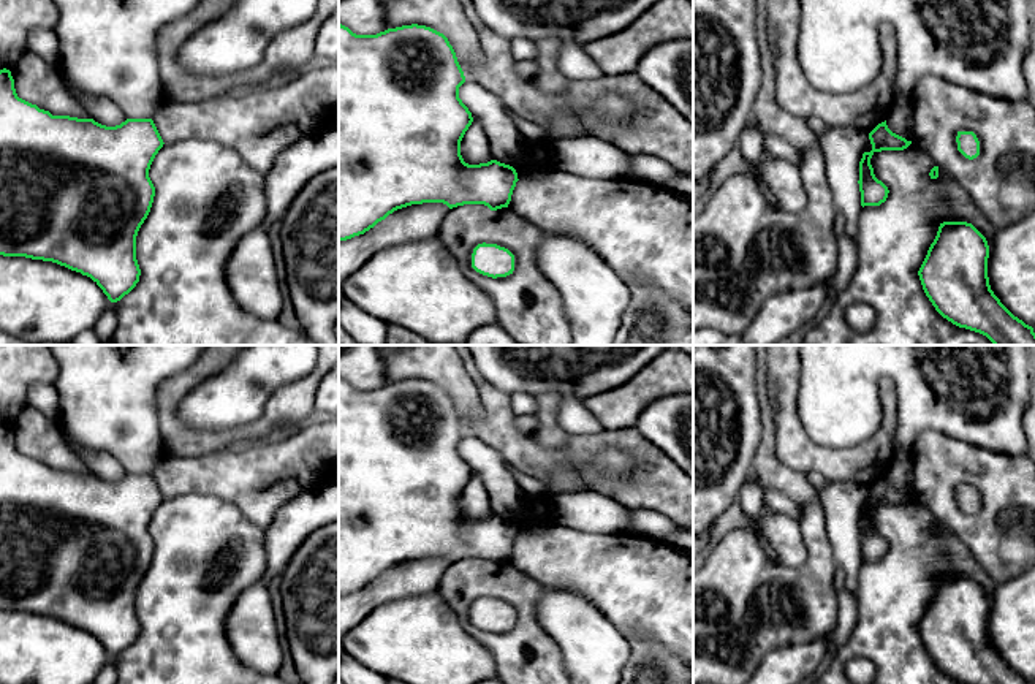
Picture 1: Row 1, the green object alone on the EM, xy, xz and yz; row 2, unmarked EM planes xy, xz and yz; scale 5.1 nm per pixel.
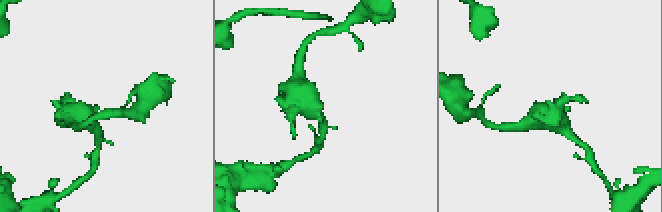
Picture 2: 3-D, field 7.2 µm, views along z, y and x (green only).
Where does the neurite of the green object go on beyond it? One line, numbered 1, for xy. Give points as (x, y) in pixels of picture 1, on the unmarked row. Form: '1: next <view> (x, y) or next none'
1: next none

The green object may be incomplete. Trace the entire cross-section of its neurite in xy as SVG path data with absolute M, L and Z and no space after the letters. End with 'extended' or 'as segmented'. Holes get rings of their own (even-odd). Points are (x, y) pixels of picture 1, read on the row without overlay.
M0 424L0 610L57 618L90 632L111 657L120 656L139 636L136 591L154 557L149 524L163 499L152 473L106 481L93 473L52 470L19 453L11 426Z; as segmented

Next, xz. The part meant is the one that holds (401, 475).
M339 378L339 595L364 589L394 565L411 559L508 562L519 535L516 524L497 515L468 519L461 510L461 496L473 477L459 453L464 437L453 401L430 382L411 378L377 390L356 390Z; as segmented

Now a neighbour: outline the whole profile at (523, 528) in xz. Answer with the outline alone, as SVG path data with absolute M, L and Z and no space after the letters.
M549 516L546 521L543 522L518 522L518 534L519 535L535 535L535 534L544 534L546 530L549 530L552 526L555 524L555 521Z

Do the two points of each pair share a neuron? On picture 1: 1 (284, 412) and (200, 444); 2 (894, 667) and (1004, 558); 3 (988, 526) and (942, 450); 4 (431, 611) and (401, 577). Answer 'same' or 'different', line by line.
1: same
2: different
3: same
4: different

